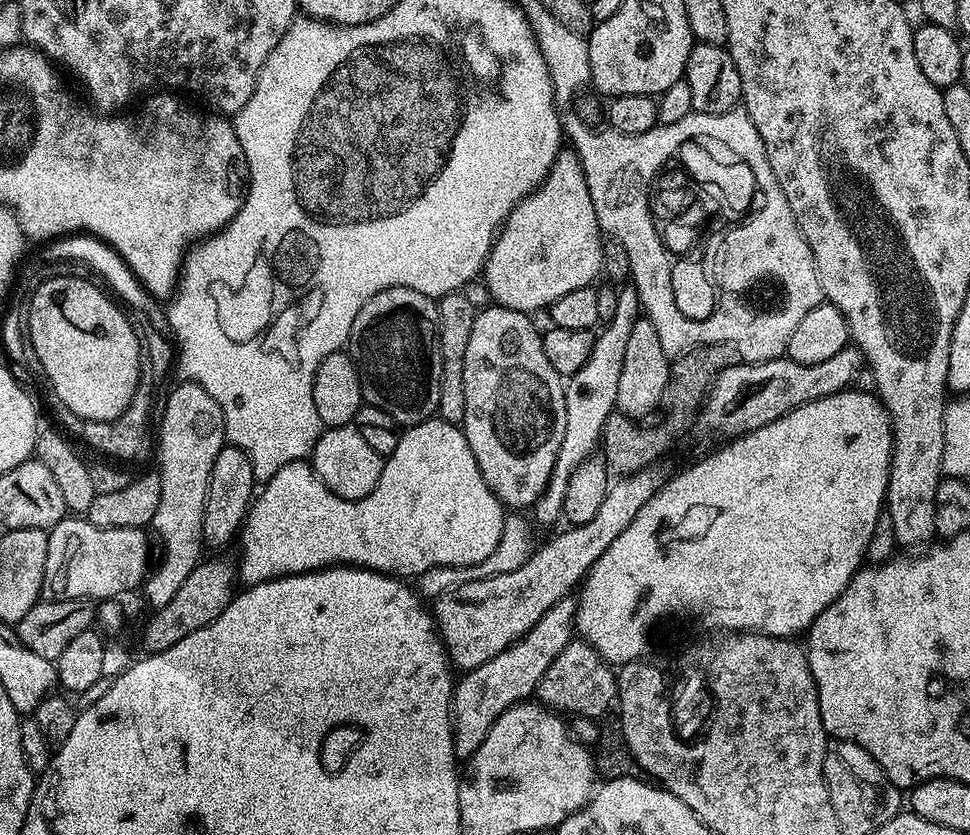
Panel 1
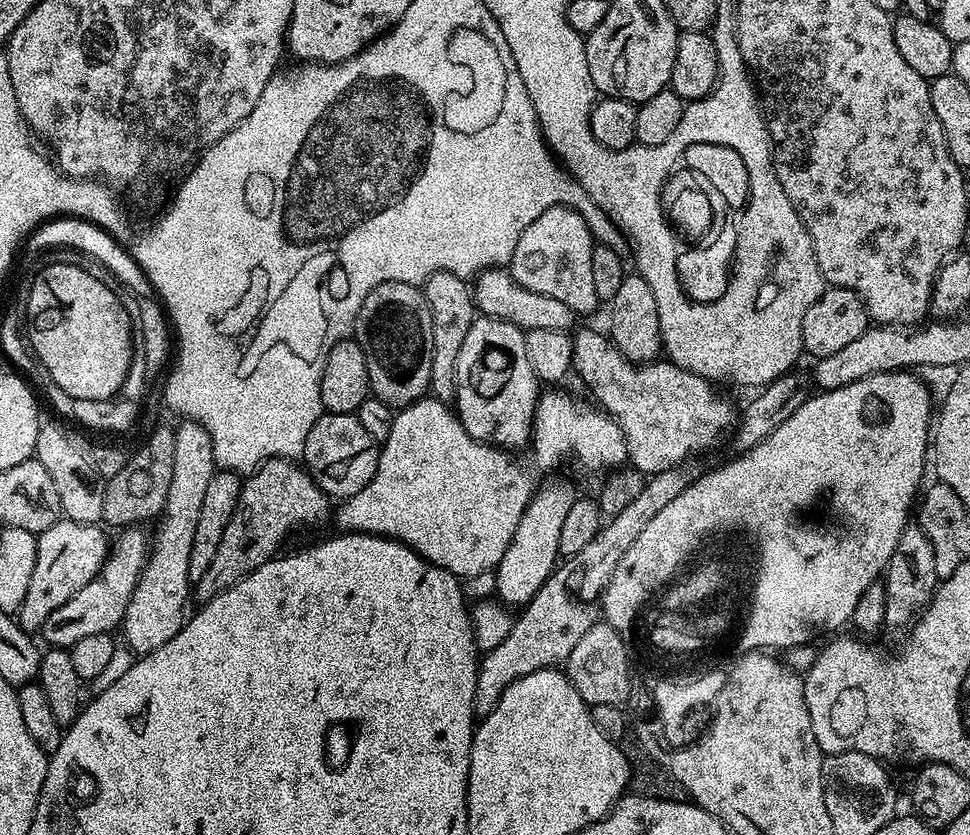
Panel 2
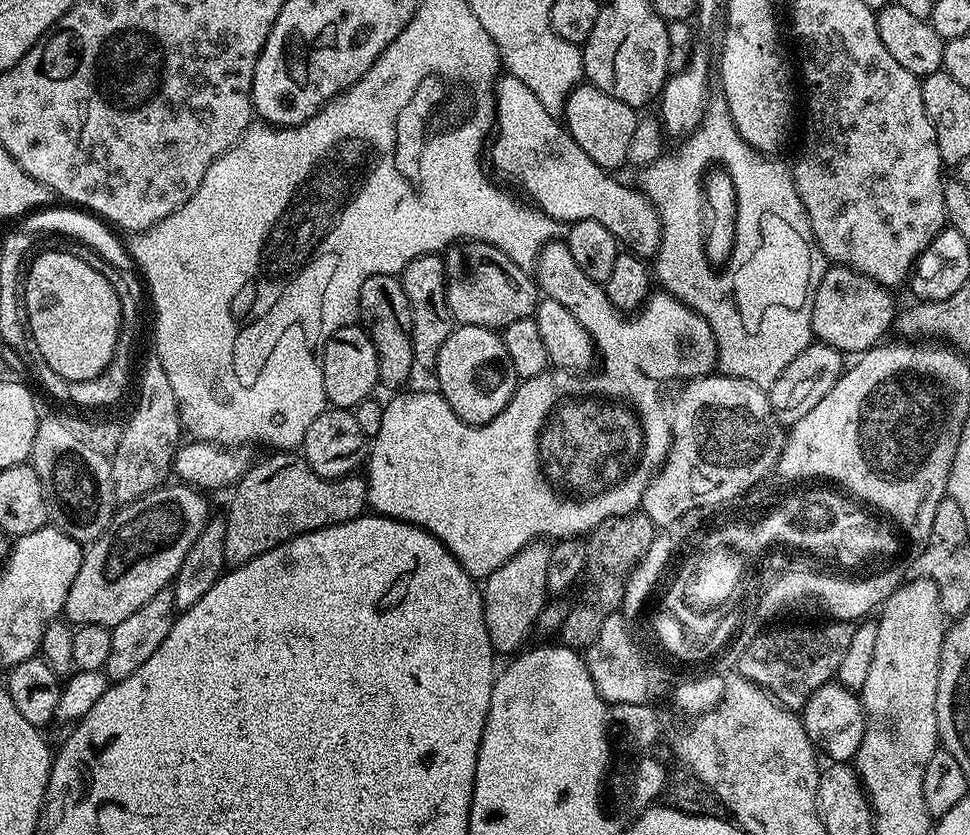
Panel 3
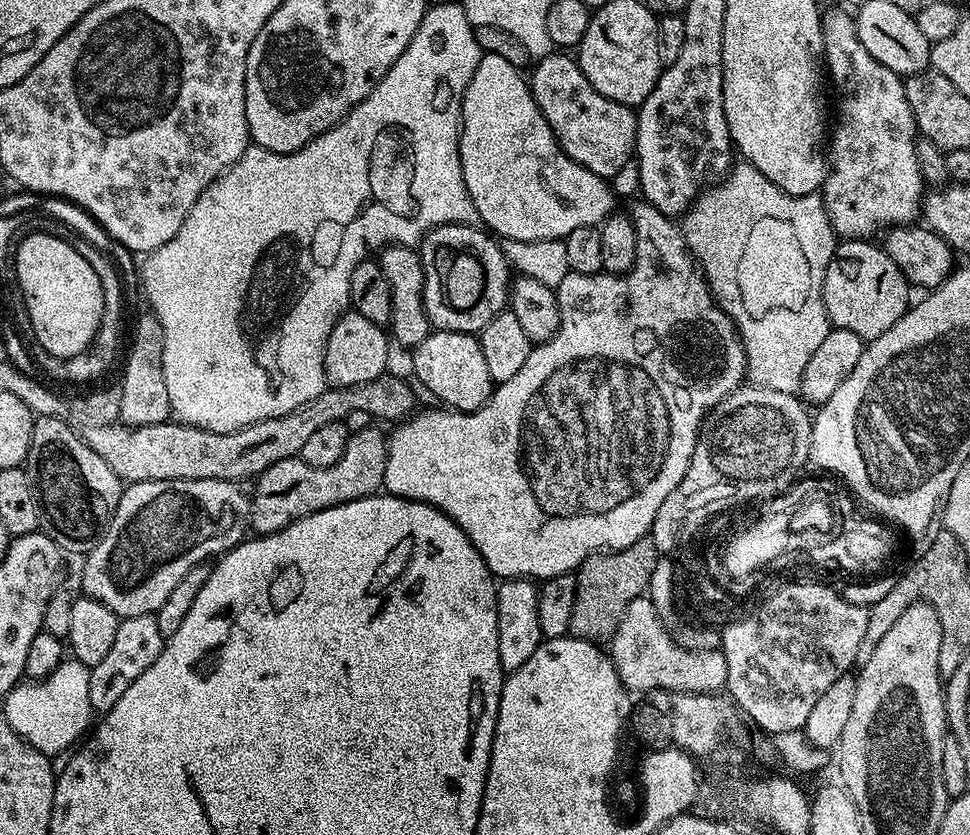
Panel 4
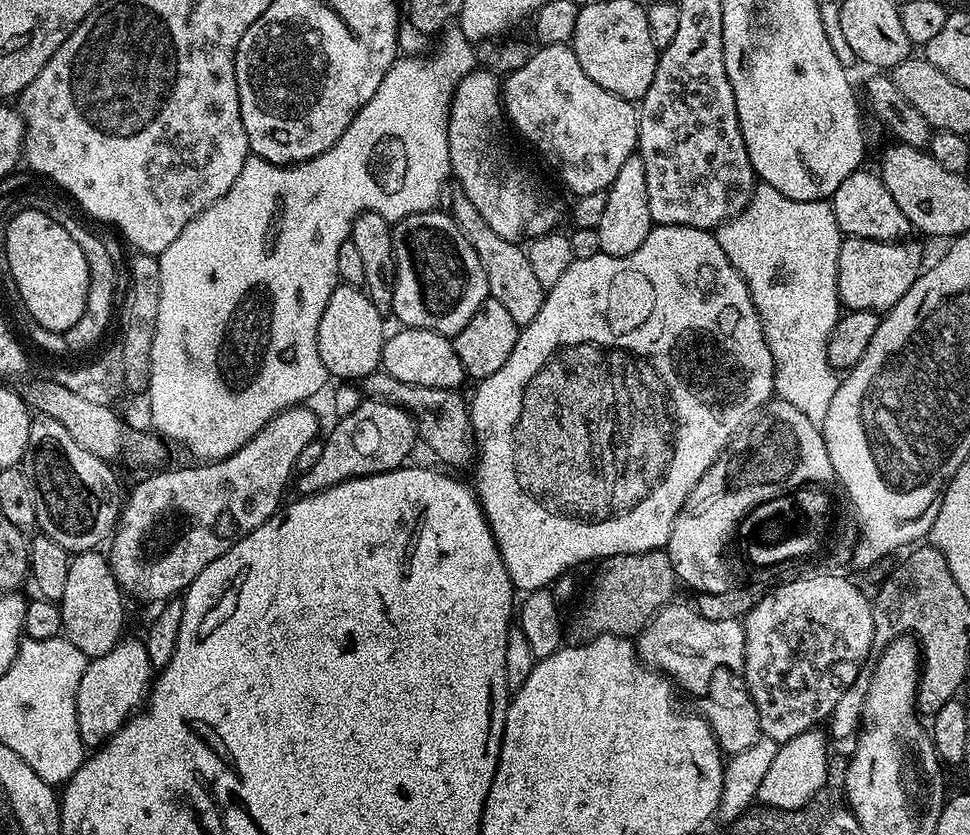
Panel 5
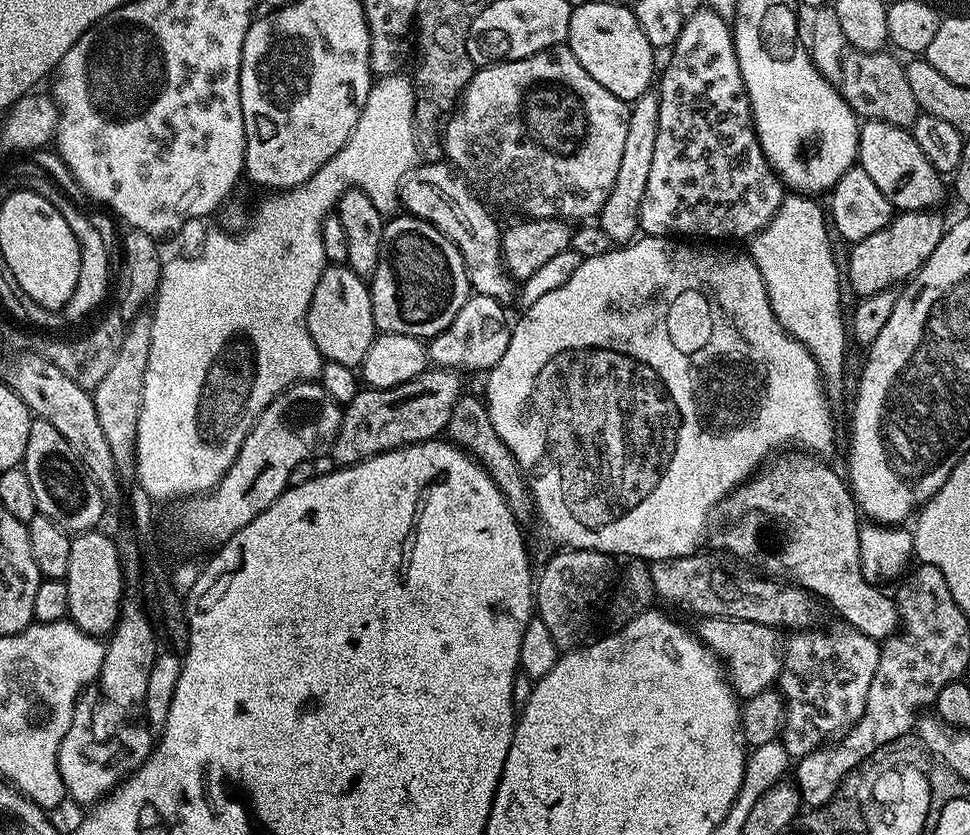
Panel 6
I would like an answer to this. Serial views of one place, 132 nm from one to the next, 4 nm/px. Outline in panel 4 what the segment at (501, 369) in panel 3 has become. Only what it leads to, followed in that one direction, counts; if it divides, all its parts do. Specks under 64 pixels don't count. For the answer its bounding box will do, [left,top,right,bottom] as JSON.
[411,331,494,412]

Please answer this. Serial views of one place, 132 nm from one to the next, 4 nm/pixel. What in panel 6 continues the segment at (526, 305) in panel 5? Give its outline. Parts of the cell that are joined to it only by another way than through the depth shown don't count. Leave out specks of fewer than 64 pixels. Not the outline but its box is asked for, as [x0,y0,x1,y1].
[398,162,518,305]

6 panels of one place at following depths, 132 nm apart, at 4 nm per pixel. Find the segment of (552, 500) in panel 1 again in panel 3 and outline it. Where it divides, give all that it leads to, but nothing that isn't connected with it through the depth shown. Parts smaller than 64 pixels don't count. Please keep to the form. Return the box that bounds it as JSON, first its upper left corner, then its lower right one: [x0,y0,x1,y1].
[483,542,552,654]

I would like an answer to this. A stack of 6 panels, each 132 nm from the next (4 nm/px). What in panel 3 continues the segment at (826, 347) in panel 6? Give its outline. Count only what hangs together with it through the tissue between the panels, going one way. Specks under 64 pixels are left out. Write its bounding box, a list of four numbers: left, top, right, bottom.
[639,98,826,390]

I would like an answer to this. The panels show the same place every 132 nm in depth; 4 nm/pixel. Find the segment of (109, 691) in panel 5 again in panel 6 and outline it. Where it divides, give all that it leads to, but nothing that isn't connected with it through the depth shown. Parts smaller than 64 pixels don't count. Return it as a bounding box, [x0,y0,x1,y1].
[58,686,154,806]

